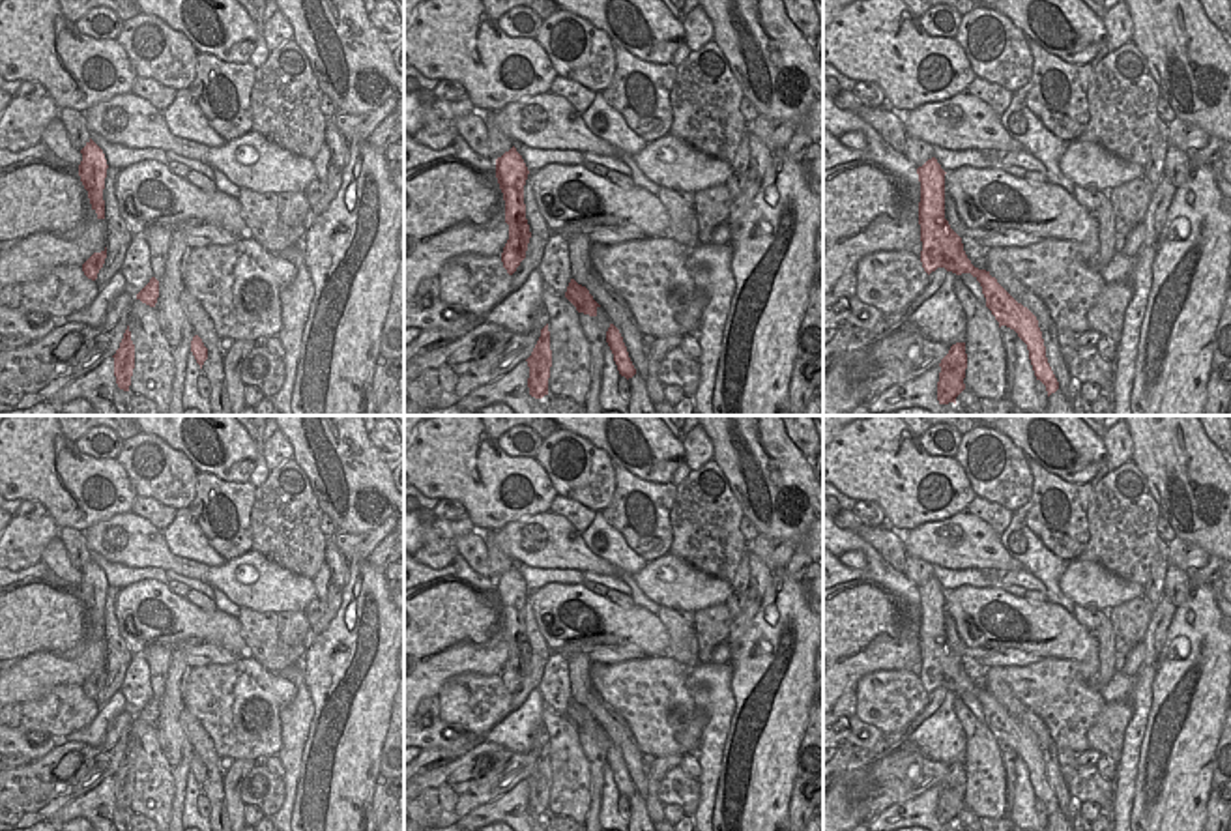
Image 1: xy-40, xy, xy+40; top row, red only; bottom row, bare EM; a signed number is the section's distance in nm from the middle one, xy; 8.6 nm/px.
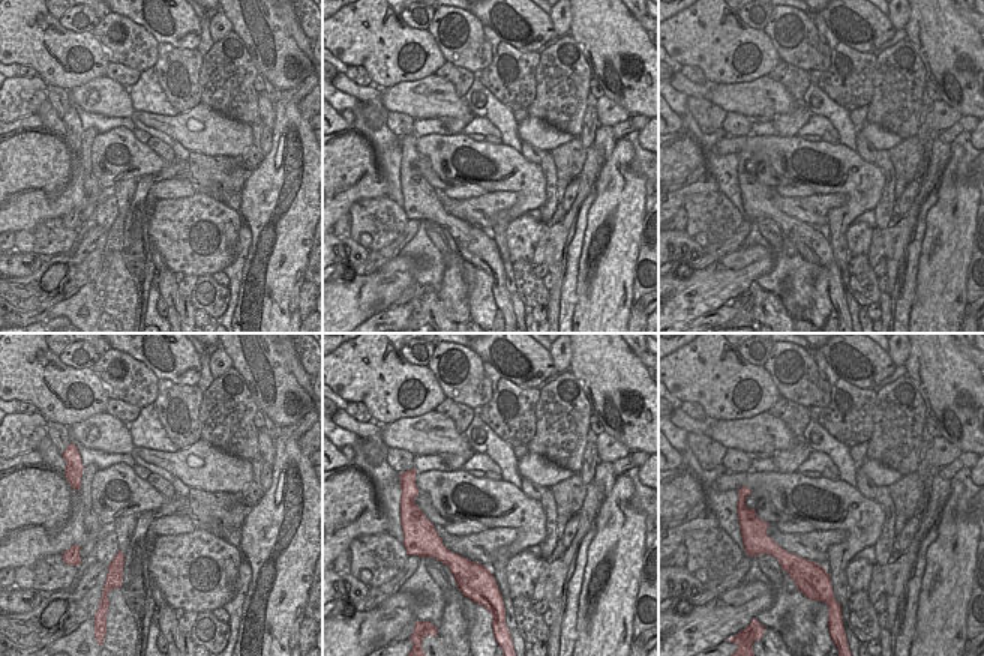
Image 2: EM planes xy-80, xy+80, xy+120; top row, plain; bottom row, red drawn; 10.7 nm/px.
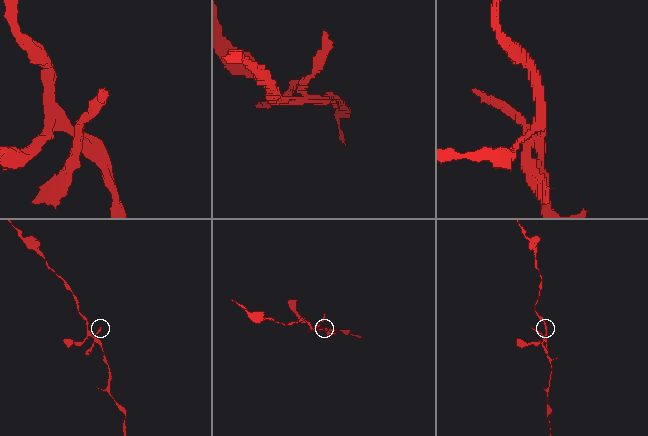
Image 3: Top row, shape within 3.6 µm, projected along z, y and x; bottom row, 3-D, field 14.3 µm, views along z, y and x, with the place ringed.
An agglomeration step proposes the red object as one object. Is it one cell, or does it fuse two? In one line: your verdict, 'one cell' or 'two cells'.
two cells

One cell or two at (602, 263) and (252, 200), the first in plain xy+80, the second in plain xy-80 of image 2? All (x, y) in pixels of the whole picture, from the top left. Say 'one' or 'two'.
one

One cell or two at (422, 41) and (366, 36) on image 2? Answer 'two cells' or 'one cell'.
one cell

